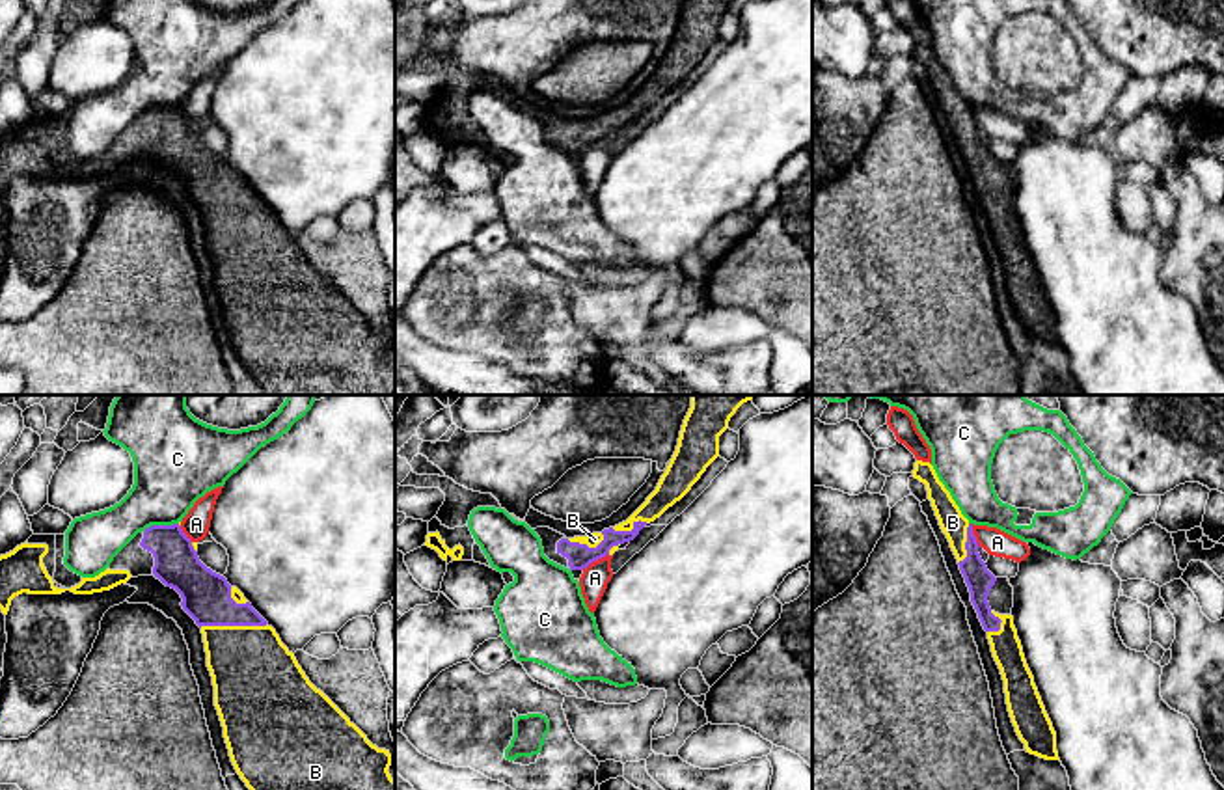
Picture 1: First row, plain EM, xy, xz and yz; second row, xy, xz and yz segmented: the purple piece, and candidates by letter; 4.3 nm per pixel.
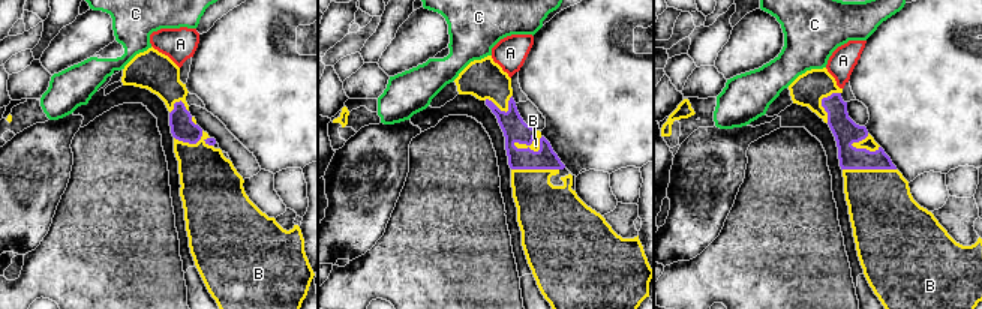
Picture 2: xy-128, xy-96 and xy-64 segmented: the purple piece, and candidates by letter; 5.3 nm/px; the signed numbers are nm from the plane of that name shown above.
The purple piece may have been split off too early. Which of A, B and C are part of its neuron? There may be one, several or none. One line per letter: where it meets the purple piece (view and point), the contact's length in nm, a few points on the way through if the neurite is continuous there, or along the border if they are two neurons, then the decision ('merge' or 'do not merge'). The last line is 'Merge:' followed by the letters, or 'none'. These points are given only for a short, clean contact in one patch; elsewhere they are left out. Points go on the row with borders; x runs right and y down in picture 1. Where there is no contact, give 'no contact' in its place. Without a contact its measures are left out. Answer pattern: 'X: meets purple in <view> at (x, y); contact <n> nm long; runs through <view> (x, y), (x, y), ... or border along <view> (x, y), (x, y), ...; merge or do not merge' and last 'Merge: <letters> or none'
A: meets purple in xz at (595, 559); contact 140 nm long; border along xz (608, 554), (582, 569); do not merge
B: meets purple in xy at (233, 625); contact 300 nm long; merge
C: meets purple in xy at (161, 526); contact 160 nm long; border along xy (177, 522), (149, 526), (144, 531); do not merge
Merge: B

